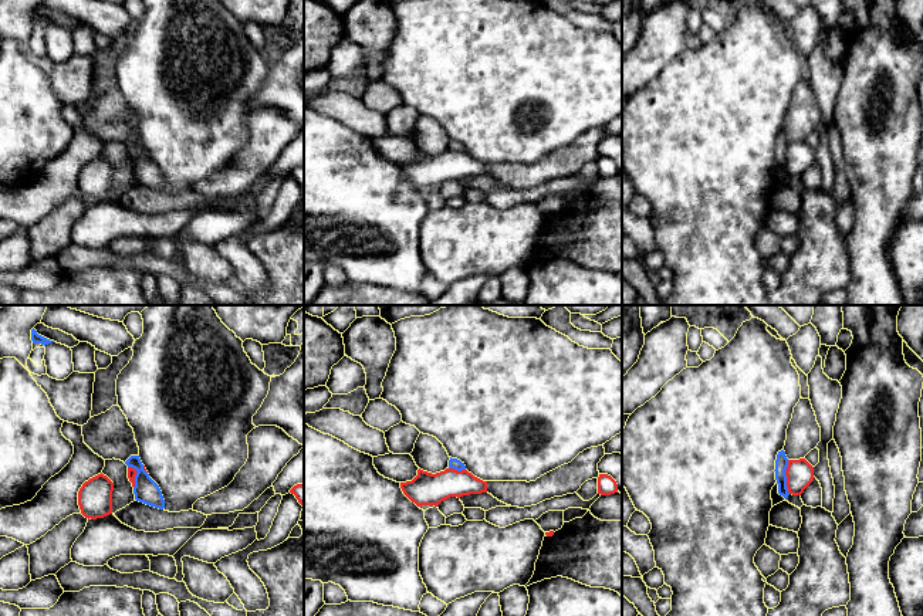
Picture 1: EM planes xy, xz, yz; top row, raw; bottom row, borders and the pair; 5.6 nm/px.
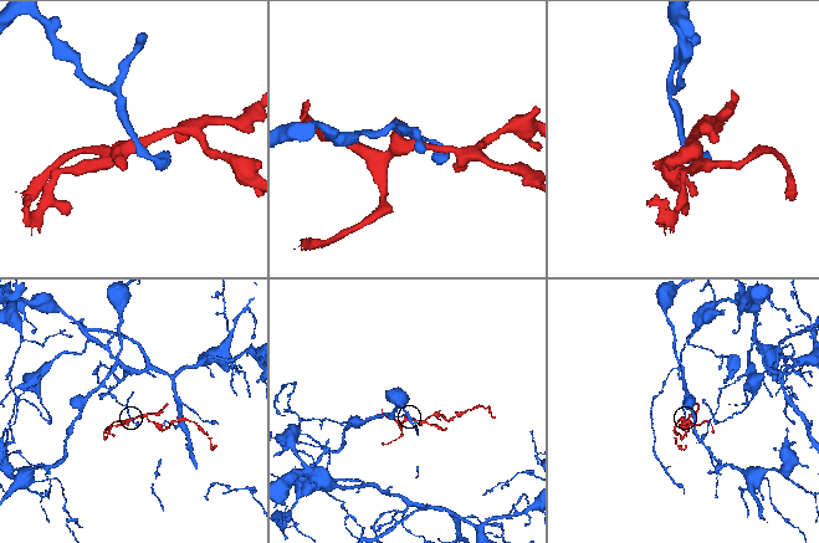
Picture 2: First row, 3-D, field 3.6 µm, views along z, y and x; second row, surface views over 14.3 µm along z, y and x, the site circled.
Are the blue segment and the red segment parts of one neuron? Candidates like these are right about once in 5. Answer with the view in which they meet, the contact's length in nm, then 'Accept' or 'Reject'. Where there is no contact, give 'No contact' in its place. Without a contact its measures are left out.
Touches blue in yz. Shared border 190 nm. Reject

